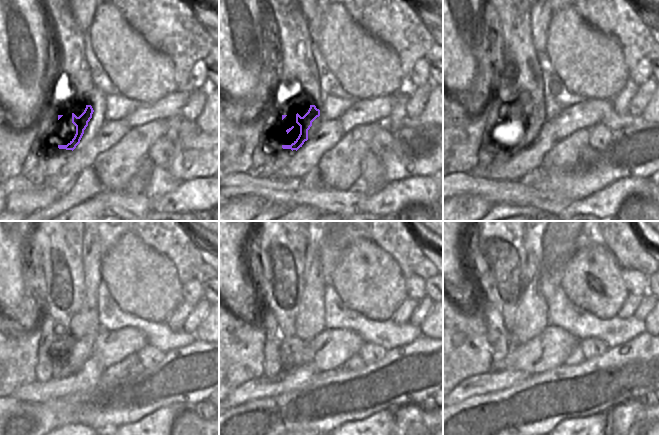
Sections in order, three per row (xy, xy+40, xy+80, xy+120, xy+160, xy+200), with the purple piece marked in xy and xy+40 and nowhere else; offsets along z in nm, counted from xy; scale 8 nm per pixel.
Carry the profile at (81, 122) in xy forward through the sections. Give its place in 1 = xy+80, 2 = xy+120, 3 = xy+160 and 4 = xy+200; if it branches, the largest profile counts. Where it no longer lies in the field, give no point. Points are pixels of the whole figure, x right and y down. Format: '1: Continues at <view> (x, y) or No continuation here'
1: Continues at xy+80 (533, 123)
2: Continues at xy+120 (81, 350)
3: Continues at xy+160 (294, 352)
4: Continues at xy+200 (510, 344).

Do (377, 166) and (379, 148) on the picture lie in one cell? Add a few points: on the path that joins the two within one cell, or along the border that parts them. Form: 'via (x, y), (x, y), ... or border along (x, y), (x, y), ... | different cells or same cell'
border along (393, 140), (393, 145), (380, 158), (370, 151) | different cells

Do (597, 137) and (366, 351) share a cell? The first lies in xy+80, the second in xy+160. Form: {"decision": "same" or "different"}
{"decision": "same"}

